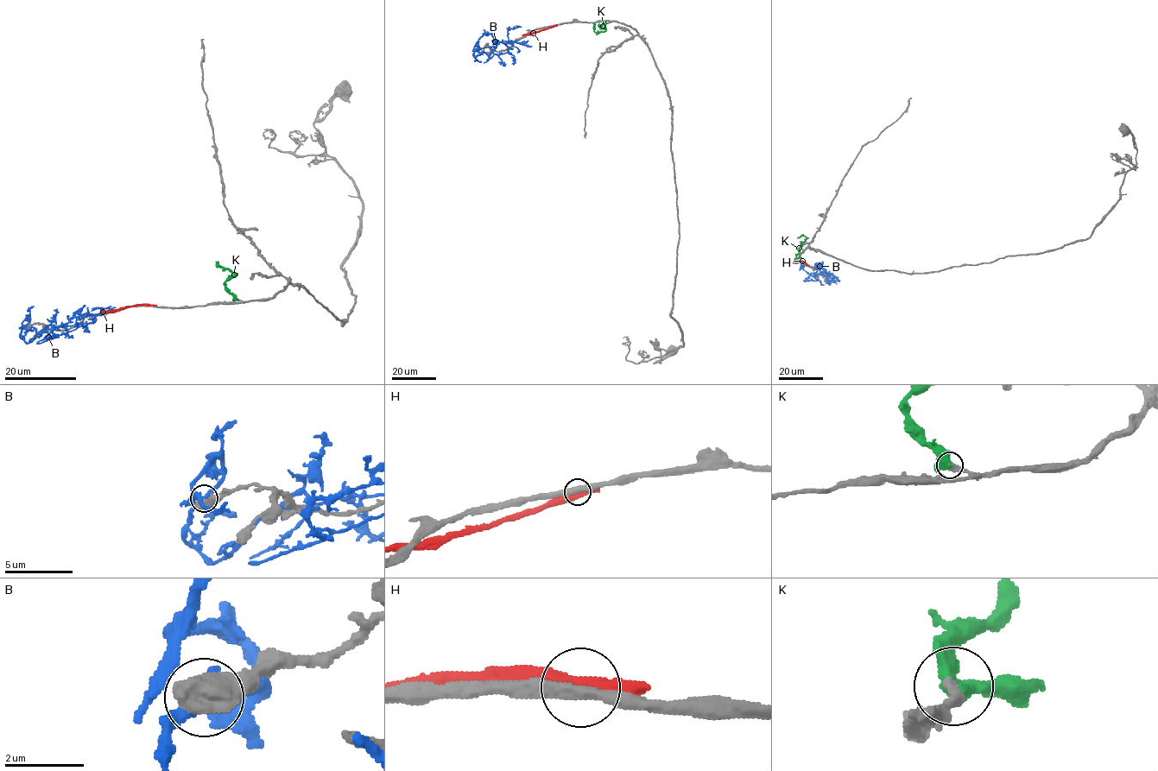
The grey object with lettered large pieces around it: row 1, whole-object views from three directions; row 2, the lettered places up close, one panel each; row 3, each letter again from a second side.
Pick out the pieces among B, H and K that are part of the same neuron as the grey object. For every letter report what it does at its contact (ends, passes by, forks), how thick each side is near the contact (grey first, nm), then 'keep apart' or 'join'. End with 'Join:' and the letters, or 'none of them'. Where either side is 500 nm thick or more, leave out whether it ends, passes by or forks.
B: 850/380 nm | keep apart
H: it passes by | 360/400 nm | keep apart
K: it passes by | 400/480 nm | join
Join: K

